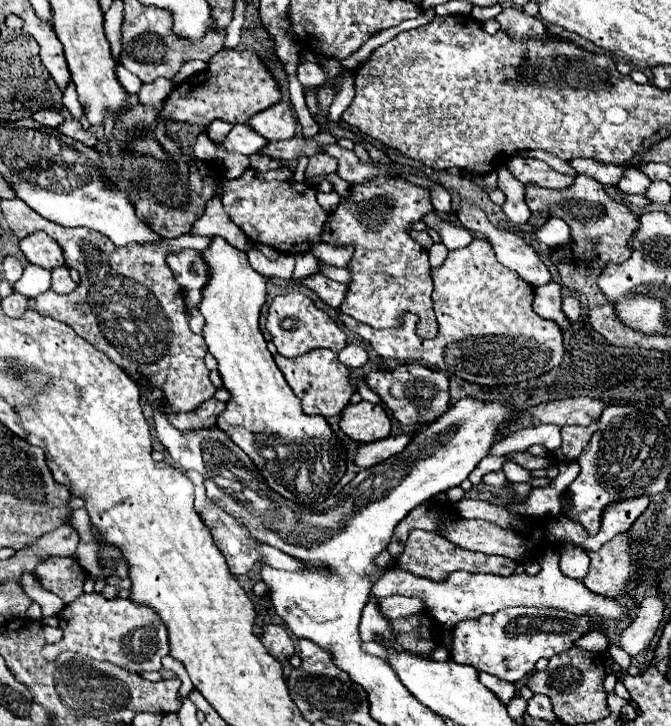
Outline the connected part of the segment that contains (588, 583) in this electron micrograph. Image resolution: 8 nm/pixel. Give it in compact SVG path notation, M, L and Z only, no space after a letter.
M628 534L616 536L616 540L606 542L598 552L588 550L588 556L590 570L582 580L584 586L602 596L620 596L632 568L628 556Z

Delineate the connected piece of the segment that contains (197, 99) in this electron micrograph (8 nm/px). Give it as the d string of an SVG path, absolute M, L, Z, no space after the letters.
M220 50L208 62L208 68L174 88L168 96L162 116L178 122L210 126L214 120L230 124L246 124L254 114L280 102L280 90L270 72L260 64L254 52L248 50Z

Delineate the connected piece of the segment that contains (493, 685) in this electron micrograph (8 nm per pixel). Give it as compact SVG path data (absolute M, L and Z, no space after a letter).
M478 672L478 678L480 678L480 682L482 682L490 692L496 694L496 698L498 698L502 704L508 704L508 702L514 698L514 694L516 694L514 684L508 684L506 680L496 680L496 676L488 676L488 674L484 674L484 672Z

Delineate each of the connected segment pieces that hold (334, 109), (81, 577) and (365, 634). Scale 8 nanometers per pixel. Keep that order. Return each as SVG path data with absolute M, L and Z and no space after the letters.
M348 74L348 78L344 78L340 84L338 84L338 98L332 102L332 106L330 106L330 120L334 122L334 124L342 124L340 122L340 114L350 106L350 102L352 102L352 98L354 98L354 90L352 90L352 82L354 82L354 76L350 76Z
M54 556L42 562L34 574L40 578L40 584L54 592L64 604L70 604L74 598L82 594L82 586L86 580L86 570L74 558Z
M370 598L368 604L364 606L362 620L360 620L360 640L368 642L368 640L374 640L374 636L394 638L394 632L390 630L388 620L380 614L376 598Z

